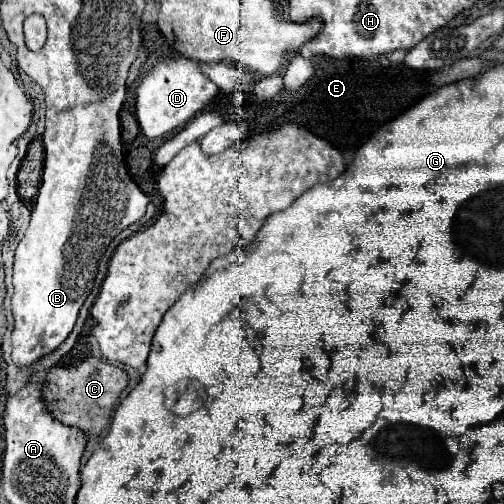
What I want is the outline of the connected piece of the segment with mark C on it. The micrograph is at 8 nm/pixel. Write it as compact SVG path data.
M87 358L77 366L53 366L43 382L41 394L47 410L63 424L79 428L89 440L101 440L111 426L113 410L127 386L127 372L101 358Z

